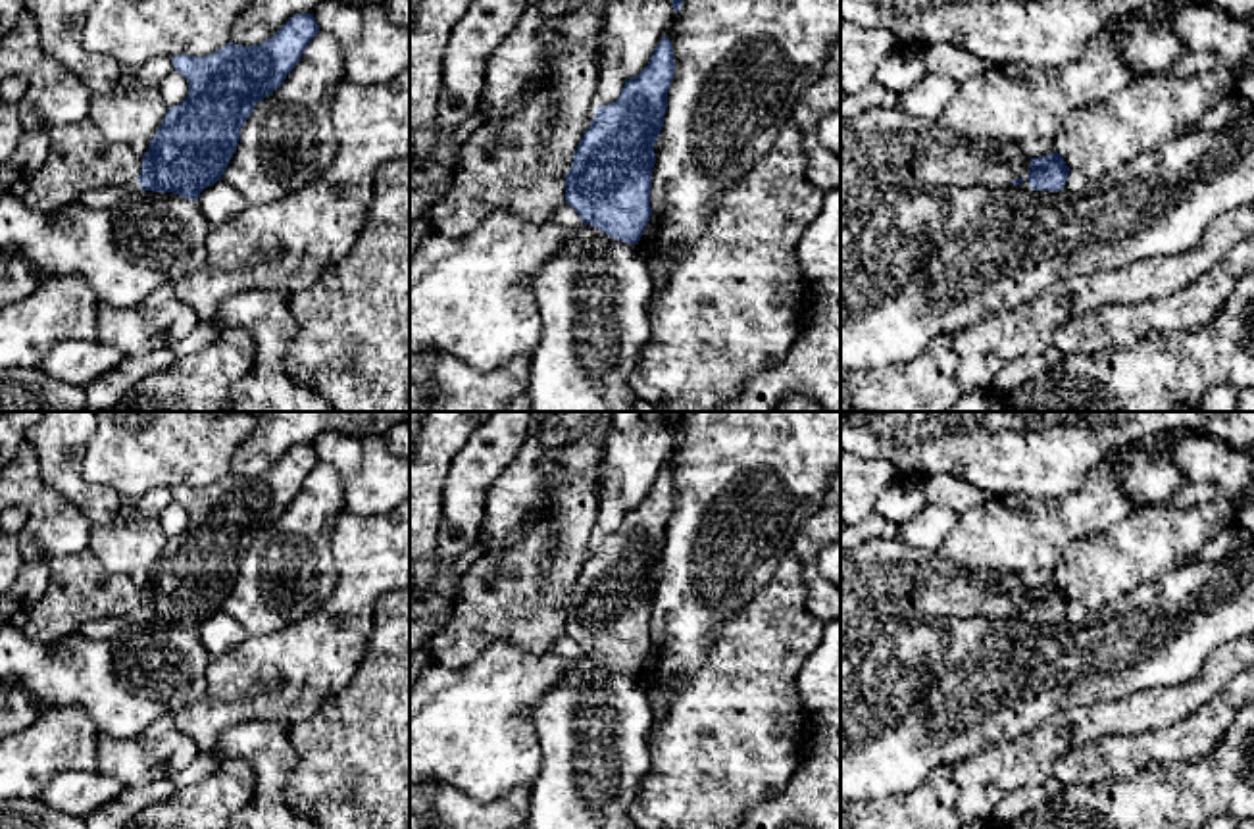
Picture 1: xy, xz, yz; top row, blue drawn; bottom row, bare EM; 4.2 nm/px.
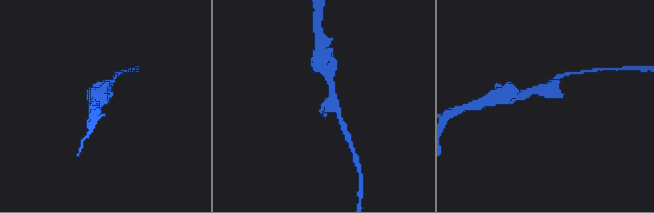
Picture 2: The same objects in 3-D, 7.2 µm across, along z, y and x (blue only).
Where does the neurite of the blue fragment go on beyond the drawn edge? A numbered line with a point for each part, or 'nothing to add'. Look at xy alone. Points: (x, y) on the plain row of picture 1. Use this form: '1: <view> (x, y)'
1: xy (106, 628)

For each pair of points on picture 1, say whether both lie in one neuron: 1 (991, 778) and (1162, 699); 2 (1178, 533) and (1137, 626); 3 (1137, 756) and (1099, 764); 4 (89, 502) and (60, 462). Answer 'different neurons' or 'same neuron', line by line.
1: same neuron
2: different neurons
3: same neuron
4: same neuron

